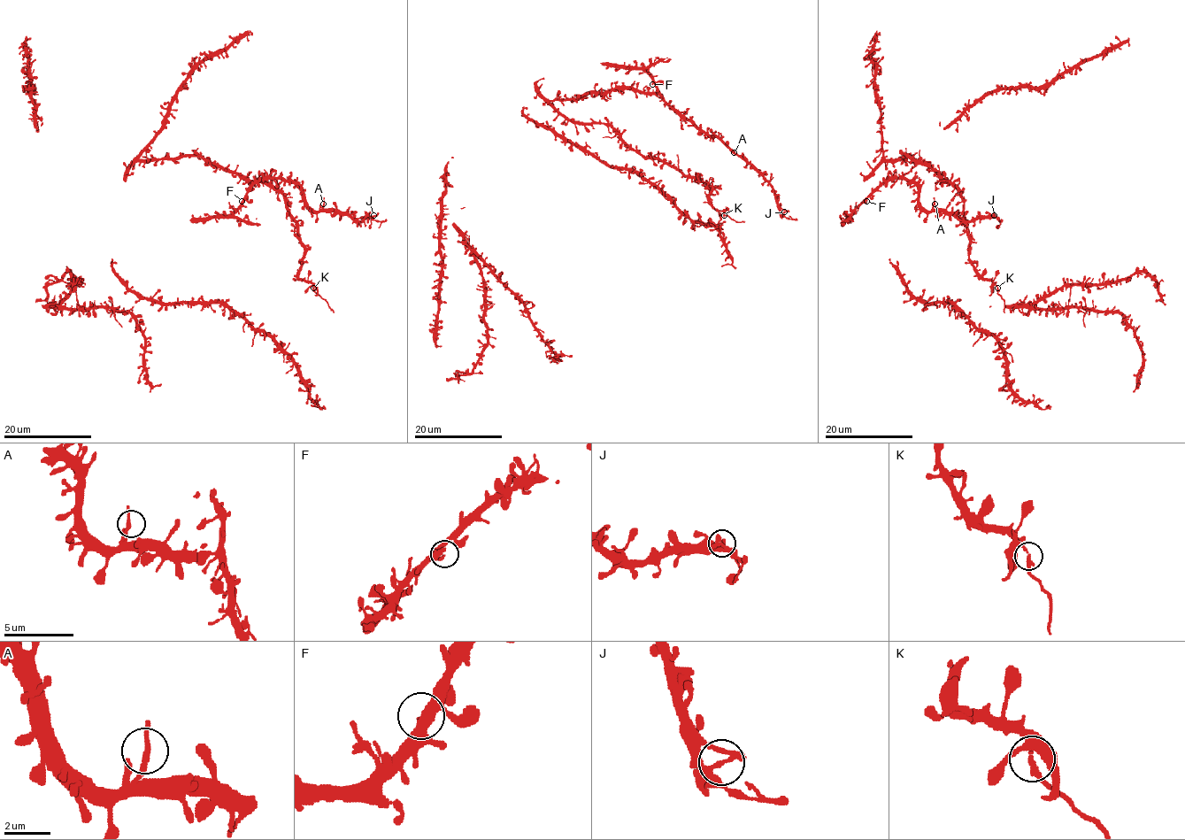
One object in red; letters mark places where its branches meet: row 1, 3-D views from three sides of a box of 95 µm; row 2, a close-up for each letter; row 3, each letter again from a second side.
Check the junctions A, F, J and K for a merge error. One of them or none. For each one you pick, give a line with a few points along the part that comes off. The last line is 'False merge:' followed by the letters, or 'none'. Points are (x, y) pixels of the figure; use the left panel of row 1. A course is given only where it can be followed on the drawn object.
K: course (313, 288), (334, 312)
False merge: K

